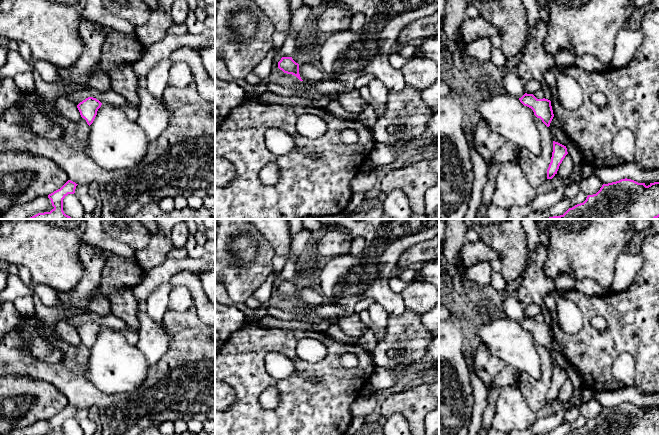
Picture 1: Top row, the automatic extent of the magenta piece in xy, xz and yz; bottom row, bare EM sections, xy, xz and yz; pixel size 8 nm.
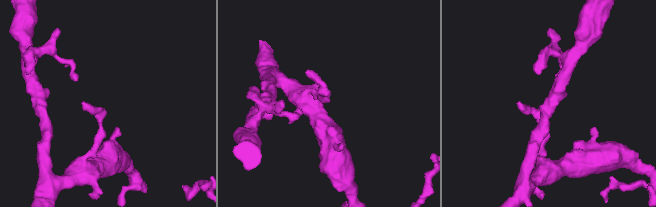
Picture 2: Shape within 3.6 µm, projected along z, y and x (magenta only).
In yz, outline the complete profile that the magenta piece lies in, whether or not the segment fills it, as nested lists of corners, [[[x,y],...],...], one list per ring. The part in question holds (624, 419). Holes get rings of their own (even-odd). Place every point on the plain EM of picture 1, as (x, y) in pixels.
[[[625,402],[603,408],[596,418],[567,435],[659,435],[659,406],[646,410]]]

